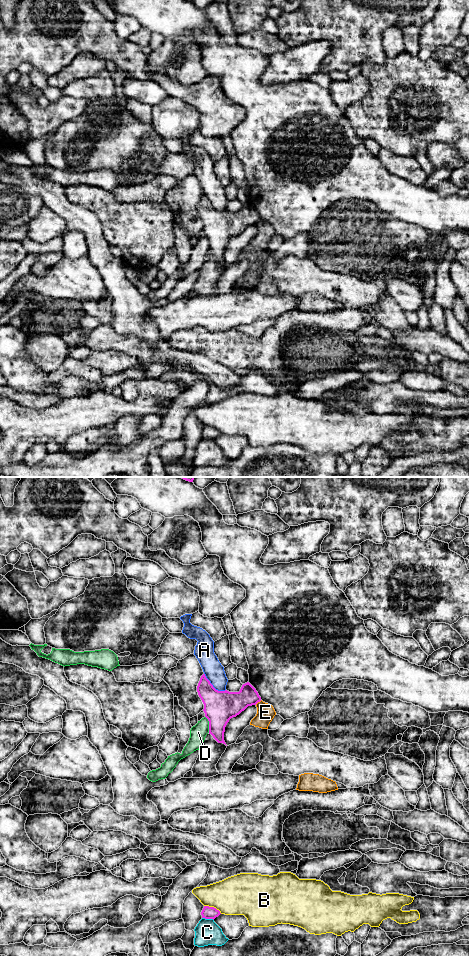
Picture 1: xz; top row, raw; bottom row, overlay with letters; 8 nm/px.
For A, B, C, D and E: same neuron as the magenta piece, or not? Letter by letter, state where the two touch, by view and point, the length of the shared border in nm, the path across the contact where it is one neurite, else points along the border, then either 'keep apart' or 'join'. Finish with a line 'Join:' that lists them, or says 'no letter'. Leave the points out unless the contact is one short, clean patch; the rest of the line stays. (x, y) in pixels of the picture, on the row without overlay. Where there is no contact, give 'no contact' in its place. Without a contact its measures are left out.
A: meets magenta in xz at (212, 206); contact 220 nm long; keep apart
B: meets magenta in xz at (213, 427); contact 160 nm long; keep apart
C: meets magenta in xz at (208, 438); contact 100 nm long; border along xz (202, 437), (213, 440); keep apart
D: meets magenta in xz at (209, 244); contact 140 nm long; border along xz (205, 236), (208, 241), (209, 252); keep apart
E: meets magenta in xz at (258, 221); contact 70 nm long; border along xz (261, 220), (255, 224); keep apart
Join: no letter

